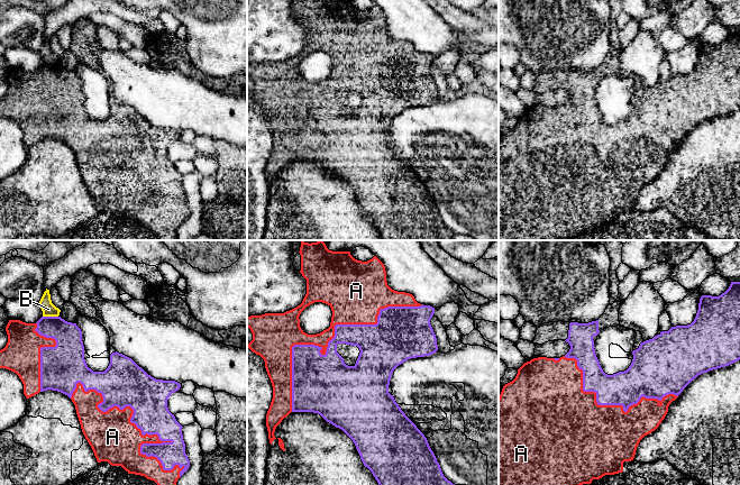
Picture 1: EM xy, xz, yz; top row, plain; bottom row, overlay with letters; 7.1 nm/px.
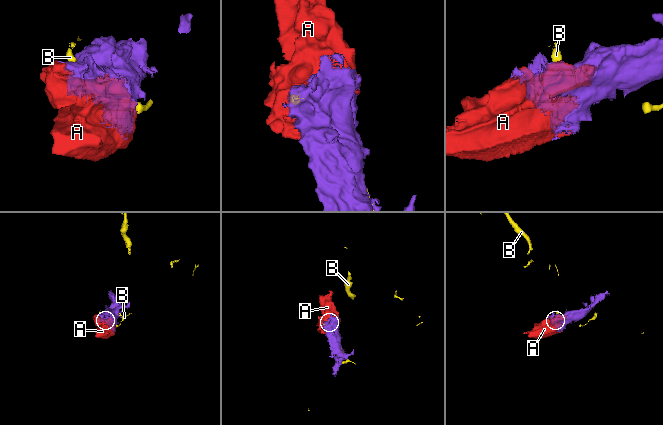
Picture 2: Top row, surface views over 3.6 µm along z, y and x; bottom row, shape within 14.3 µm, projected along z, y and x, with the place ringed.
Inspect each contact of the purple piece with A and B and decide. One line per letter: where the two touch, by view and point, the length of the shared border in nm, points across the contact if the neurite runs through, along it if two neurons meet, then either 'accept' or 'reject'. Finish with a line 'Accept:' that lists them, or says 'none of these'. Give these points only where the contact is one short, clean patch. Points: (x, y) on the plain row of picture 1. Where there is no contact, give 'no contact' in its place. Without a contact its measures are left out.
A: meets purple in xy at (142, 181); contact 1000 nm long; accept
B: meets purple in xy at (51, 65); contact 110 nm long; border along xy (43, 64), (57, 65); reject
Accept: A

